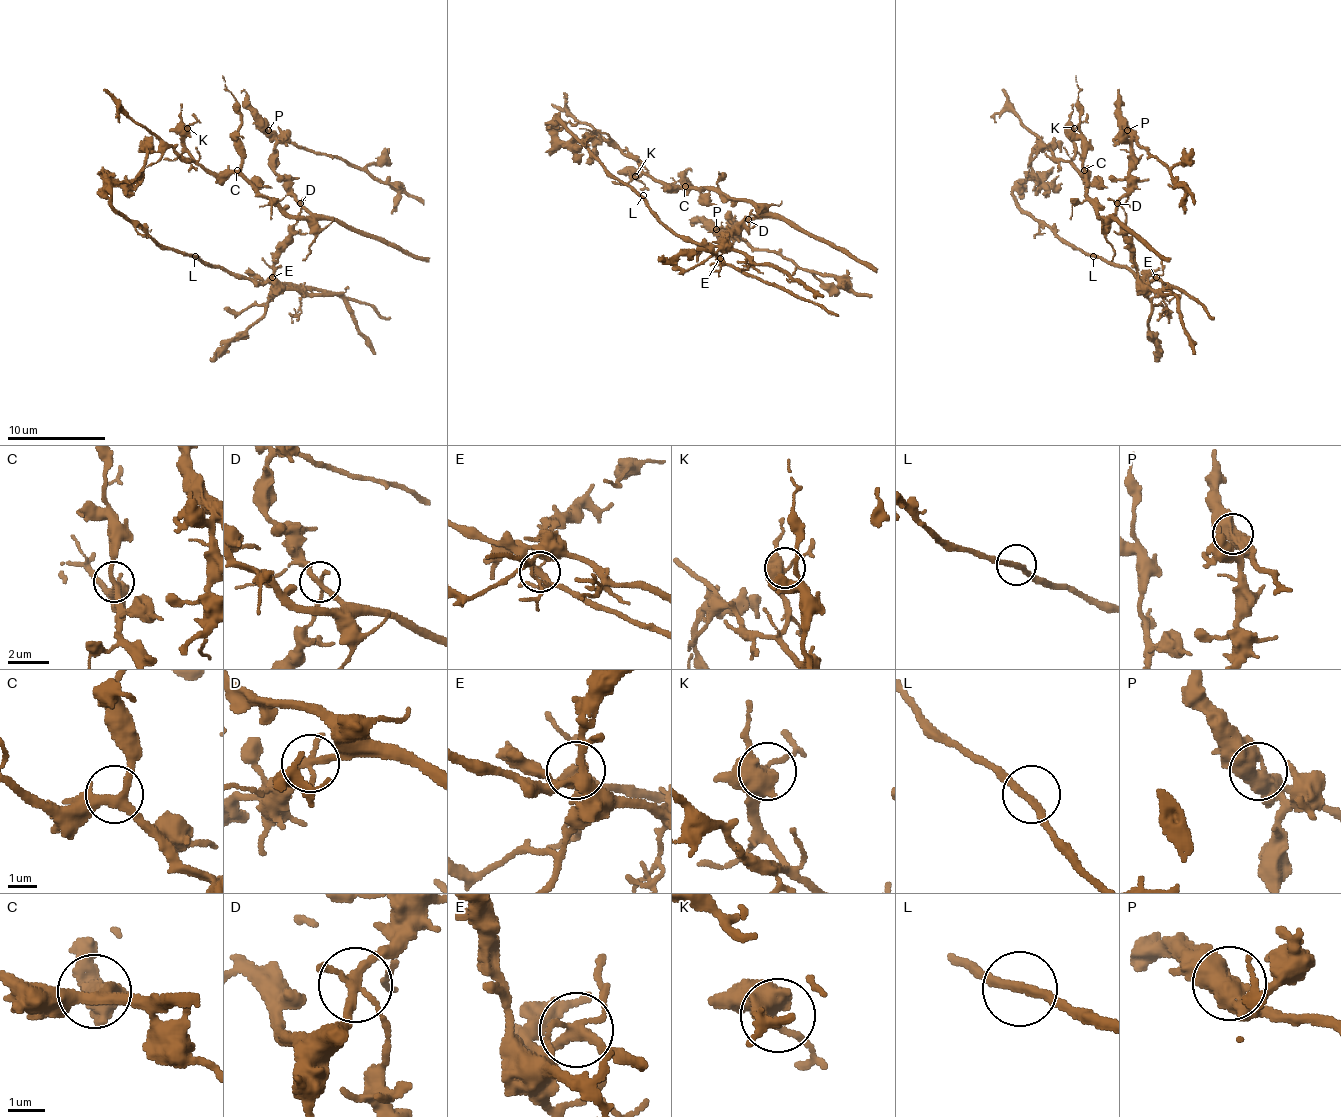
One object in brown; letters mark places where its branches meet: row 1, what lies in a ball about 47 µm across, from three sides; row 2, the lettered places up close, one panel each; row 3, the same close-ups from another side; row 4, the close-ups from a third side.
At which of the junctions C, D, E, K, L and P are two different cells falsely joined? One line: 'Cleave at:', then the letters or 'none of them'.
Cleave at: D, E, P

